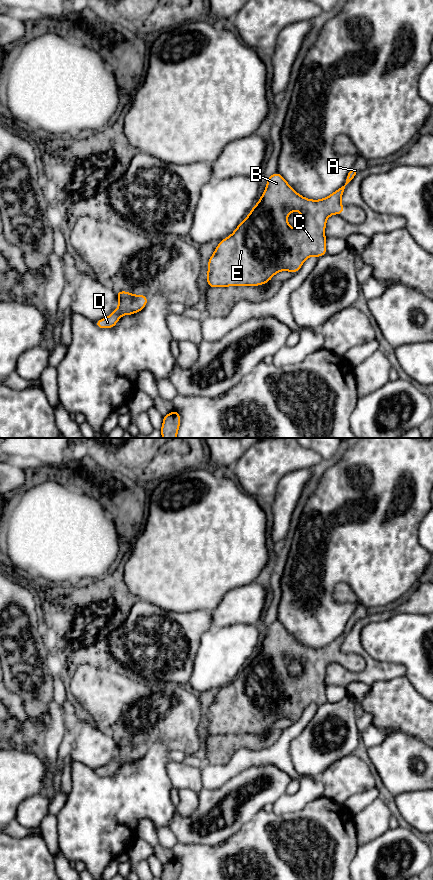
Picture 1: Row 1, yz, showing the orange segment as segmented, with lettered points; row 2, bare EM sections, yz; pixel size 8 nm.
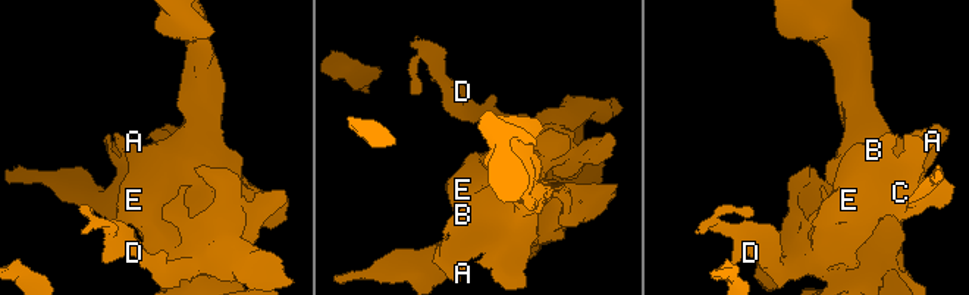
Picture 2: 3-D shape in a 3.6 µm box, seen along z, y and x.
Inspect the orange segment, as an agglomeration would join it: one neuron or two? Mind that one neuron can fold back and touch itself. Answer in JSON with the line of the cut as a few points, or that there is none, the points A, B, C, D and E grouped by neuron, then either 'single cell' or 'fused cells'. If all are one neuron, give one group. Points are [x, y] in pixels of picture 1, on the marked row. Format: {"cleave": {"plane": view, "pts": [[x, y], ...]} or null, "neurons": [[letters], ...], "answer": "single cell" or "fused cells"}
{"cleave": null, "neurons": [["A", "B", "C", "D", "E"]], "answer": "single cell"}

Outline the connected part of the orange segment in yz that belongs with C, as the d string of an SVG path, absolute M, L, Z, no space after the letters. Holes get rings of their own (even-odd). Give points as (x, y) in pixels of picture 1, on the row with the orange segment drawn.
M352 167L345 183L321 200L311 200L299 195L278 172L269 176L259 202L235 231L219 242L209 258L206 276L209 288L259 286L268 283L279 271L290 271L294 274L300 270L307 258L325 255L327 218L344 212L341 197L357 173L359 169ZM292 211L300 212L303 218L303 224L297 229L293 229L287 222Z

